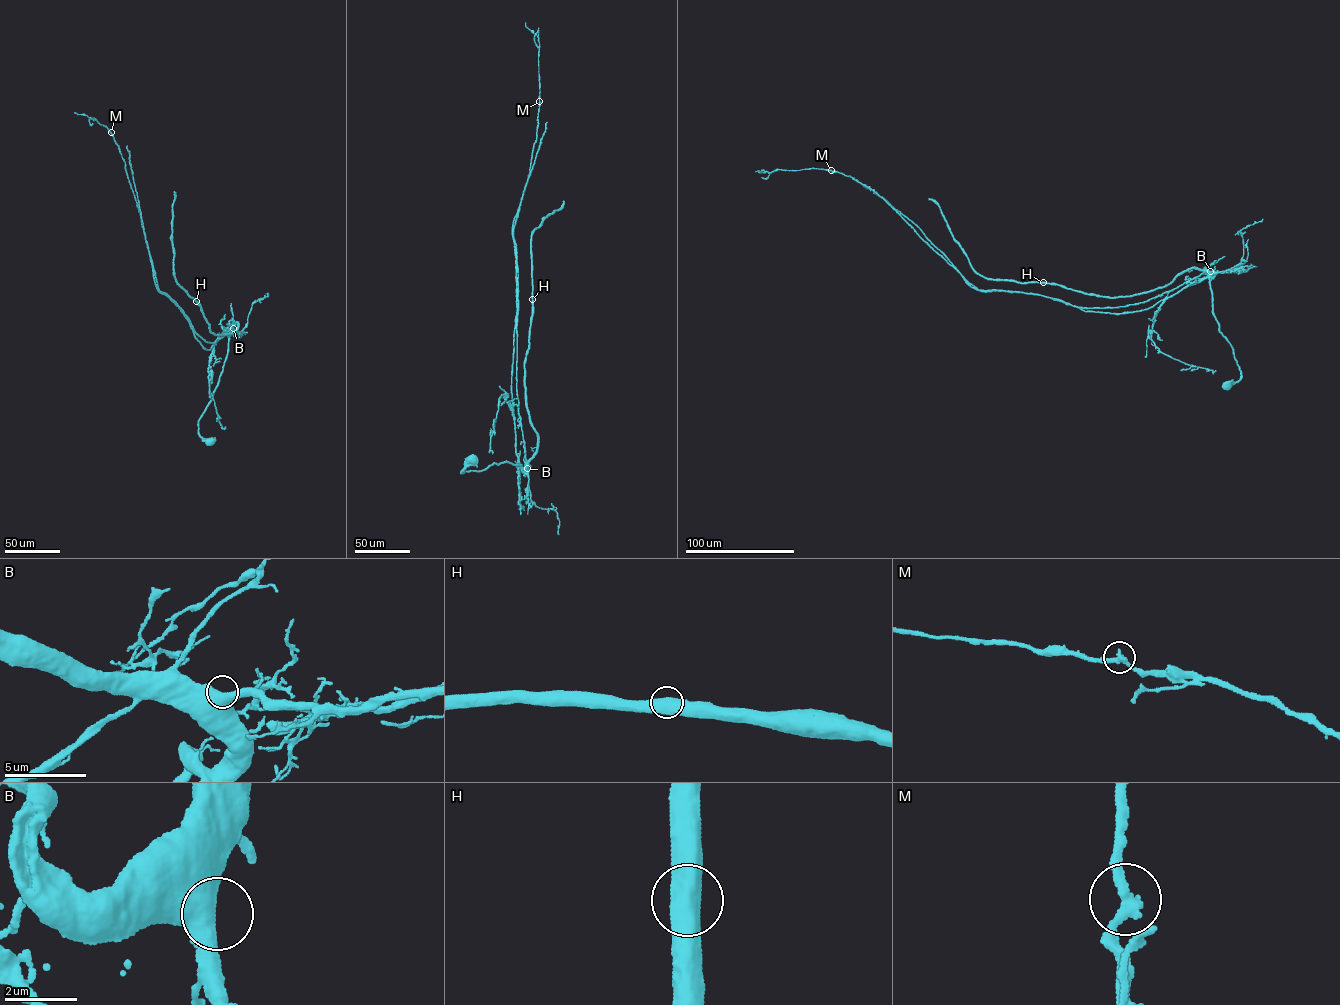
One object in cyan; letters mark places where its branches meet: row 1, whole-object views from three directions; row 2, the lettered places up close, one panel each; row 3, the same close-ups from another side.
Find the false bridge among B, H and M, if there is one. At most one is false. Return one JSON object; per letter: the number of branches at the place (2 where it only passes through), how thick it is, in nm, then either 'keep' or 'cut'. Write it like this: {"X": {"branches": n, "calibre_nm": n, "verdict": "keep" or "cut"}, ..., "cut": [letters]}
{"B": {"branches": 2, "calibre_nm": 550, "verdict": "keep"}, "H": {"branches": 2, "calibre_nm": 700, "verdict": "keep"}, "M": {"branches": 2, "calibre_nm": 320, "verdict": "keep"}, "cut": []}

